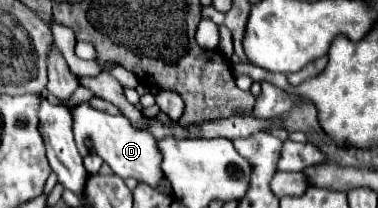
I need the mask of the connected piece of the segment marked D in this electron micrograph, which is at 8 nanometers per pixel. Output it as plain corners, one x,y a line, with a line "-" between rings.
78,103
72,109
72,131
80,155
100,155
118,177
134,177
136,181
144,181
154,189
158,189
158,183
164,179
160,169
162,155
156,147
156,139
148,131
134,129
126,117
114,117
94,109
90,103

